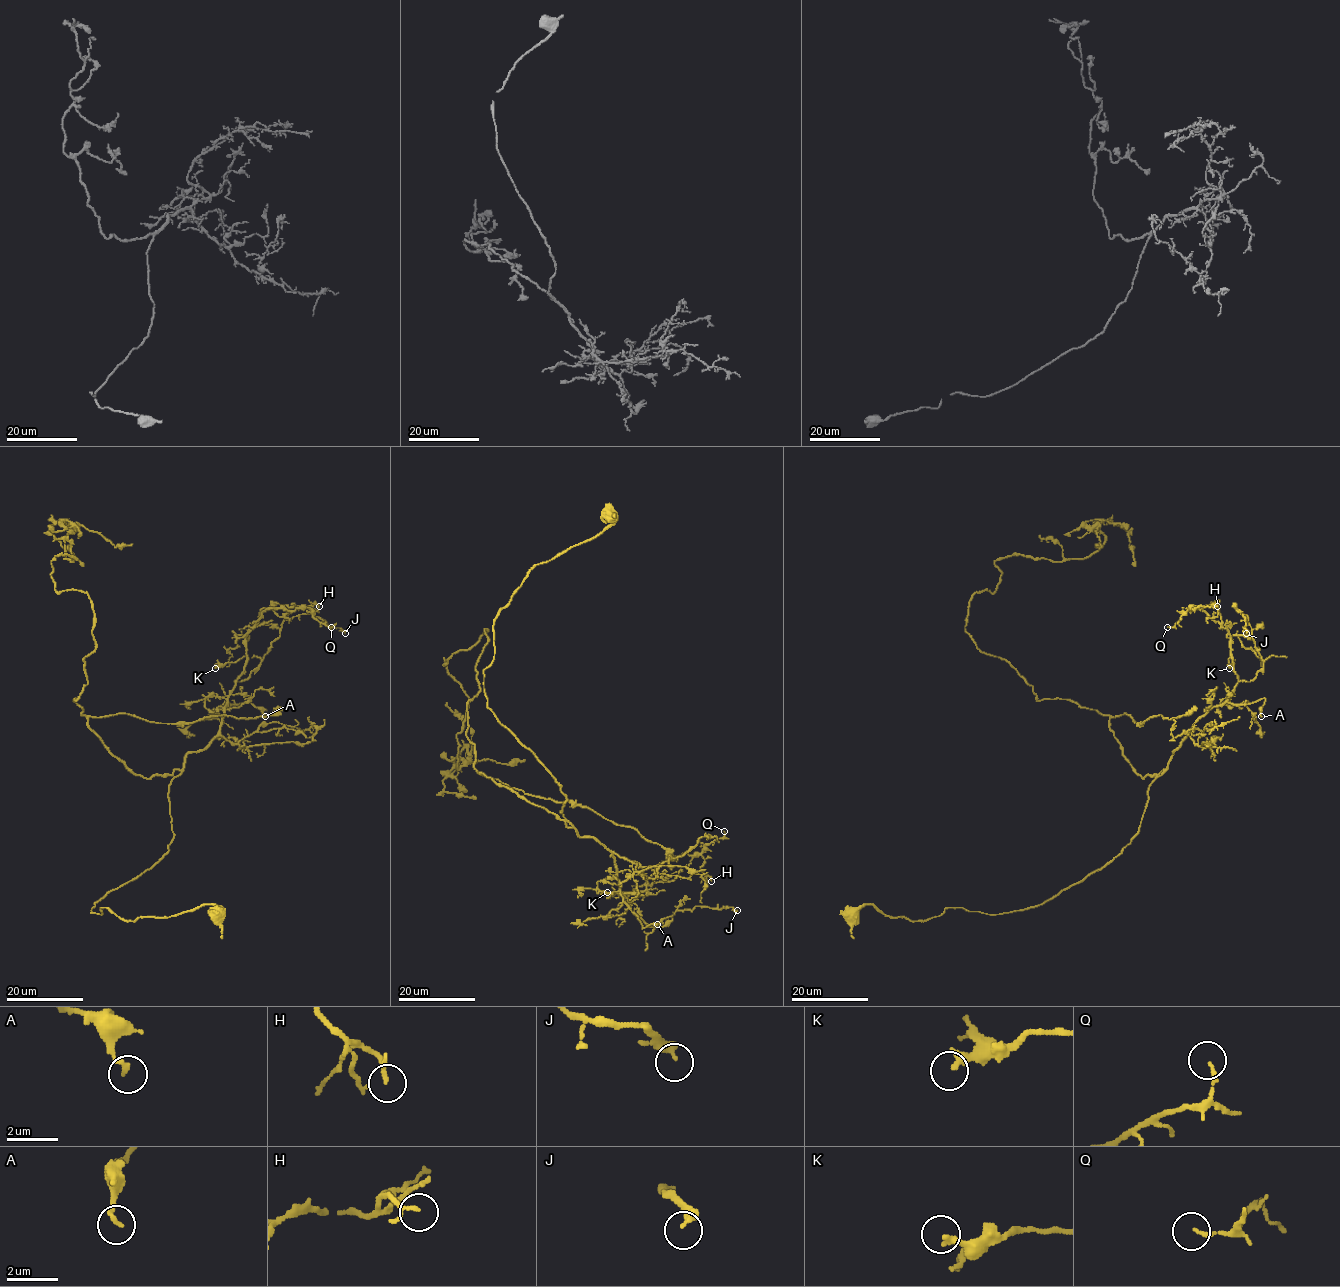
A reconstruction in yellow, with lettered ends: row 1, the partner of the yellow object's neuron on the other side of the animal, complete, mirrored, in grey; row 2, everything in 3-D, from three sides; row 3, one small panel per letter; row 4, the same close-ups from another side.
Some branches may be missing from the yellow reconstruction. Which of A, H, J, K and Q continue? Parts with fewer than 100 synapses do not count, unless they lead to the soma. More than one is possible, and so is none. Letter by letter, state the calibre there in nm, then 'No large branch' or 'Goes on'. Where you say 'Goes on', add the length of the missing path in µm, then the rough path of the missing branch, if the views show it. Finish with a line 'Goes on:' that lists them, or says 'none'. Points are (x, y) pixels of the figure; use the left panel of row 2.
A: Thickness 190 nm. No large branch
H: Thickness 110 nm. No large branch
J: Thickness 320 nm. No large branch
K: Thickness 280 nm. No large branch
Q: Thickness 140 nm. No large branch
Goes on: none

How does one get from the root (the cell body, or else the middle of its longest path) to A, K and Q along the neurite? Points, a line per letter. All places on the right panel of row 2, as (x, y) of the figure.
A: (851, 915), (1042, 904), (1131, 842), (1199, 718), (1264, 698), (1261, 716)
K: (851, 915), (1023, 910), (1100, 870), (1191, 726), (1229, 697), (1231, 656), (1229, 668)
Q: (851, 915), (1023, 910), (1117, 856), (1149, 786), (1238, 682), (1217, 621), (1189, 608), (1167, 627)

